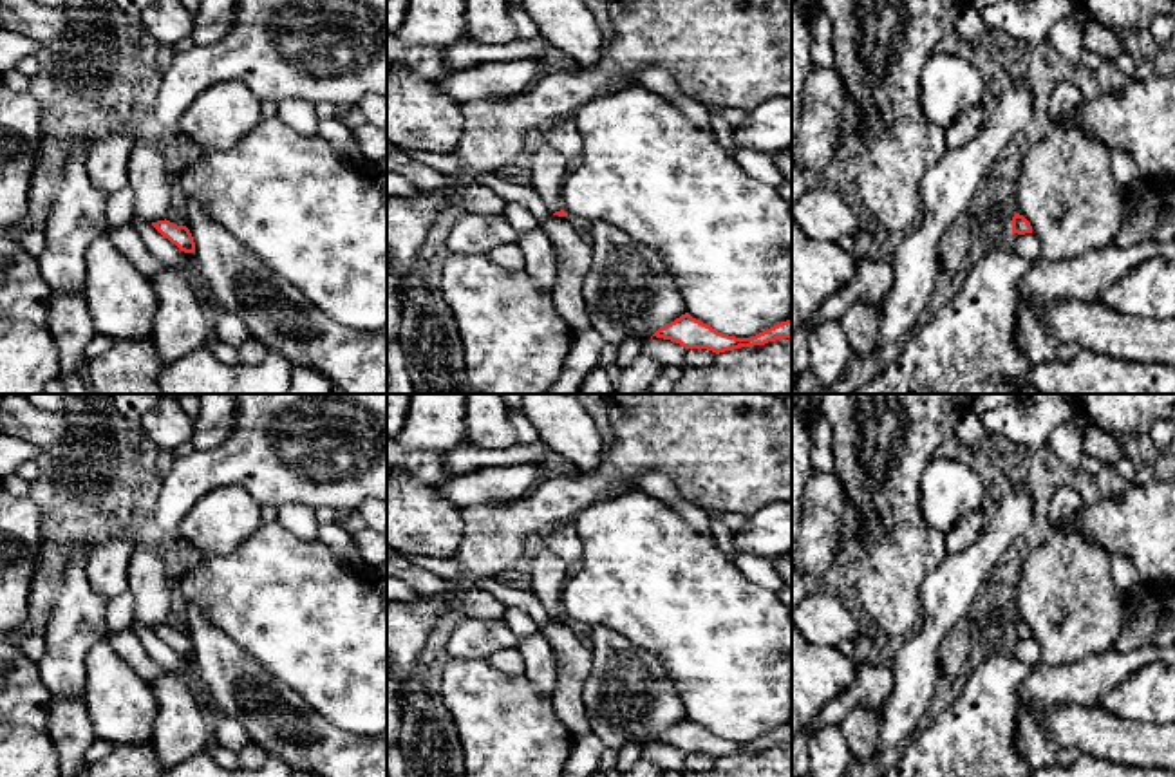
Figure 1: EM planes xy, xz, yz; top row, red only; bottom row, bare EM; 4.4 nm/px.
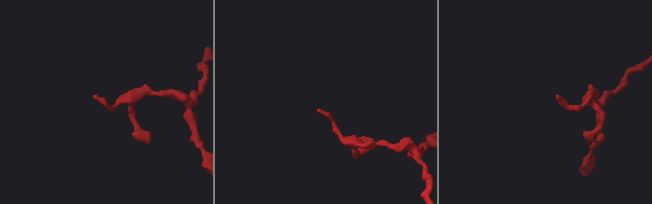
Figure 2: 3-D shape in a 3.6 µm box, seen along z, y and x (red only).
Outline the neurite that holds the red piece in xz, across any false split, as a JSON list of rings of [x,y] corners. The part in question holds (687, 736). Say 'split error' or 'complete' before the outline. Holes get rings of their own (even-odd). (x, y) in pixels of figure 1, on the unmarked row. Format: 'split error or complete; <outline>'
complete; [[[685,717],[674,726],[660,732],[653,741],[676,746],[685,754],[707,754],[719,759],[739,752],[765,750],[768,746],[776,746],[783,743],[792,744],[792,725],[781,726],[750,743],[736,743],[736,741],[718,737],[710,730]]]

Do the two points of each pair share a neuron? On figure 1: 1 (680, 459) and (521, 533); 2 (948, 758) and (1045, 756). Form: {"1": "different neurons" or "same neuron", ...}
{"1": "same neuron", "2": "different neurons"}

